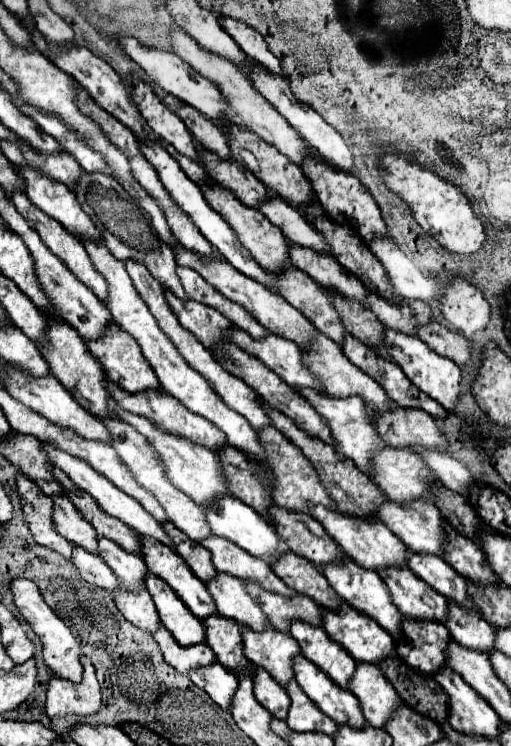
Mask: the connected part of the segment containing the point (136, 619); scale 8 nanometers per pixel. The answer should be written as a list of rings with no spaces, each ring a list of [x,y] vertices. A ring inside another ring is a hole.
[[[119,592],[119,596],[115,596],[115,604],[119,612],[137,628],[149,634],[157,634],[157,630],[161,628],[161,618],[149,592],[139,592],[139,596],[131,592]]]

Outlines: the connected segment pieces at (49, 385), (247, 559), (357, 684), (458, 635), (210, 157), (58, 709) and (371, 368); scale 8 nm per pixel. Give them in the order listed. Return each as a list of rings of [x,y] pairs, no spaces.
[[[9,368],[9,372],[11,372],[11,396],[15,400],[35,410],[37,414],[47,418],[51,424],[61,428],[71,428],[75,434],[79,434],[85,440],[111,444],[111,432],[105,428],[105,424],[99,418],[91,416],[87,410],[83,410],[71,396],[71,392],[55,376],[51,376],[51,380],[27,380],[27,376],[19,376],[19,372],[15,372],[13,368]]]
[[[209,536],[209,540],[203,540],[201,544],[211,552],[211,560],[217,572],[229,574],[239,580],[257,582],[261,588],[287,598],[295,596],[295,592],[287,588],[283,580],[279,580],[279,576],[275,576],[275,572],[265,560],[255,560],[253,556],[247,556],[247,552],[243,552],[237,544],[231,544],[229,540],[217,536]]]
[[[357,664],[357,672],[351,678],[351,692],[359,698],[365,720],[375,728],[385,728],[401,706],[393,684],[375,664]]]
[[[449,602],[449,608],[451,620],[447,620],[447,628],[457,644],[479,652],[495,650],[495,628],[491,624],[487,624],[477,612],[457,608],[457,604]]]
[[[203,152],[203,164],[207,164],[209,176],[223,188],[231,190],[245,206],[259,208],[259,202],[265,202],[271,194],[263,182],[259,182],[253,172],[247,172],[235,160],[217,160],[215,154]]]
[[[83,656],[83,684],[71,684],[67,680],[51,678],[47,690],[47,716],[65,718],[65,716],[93,716],[101,710],[101,690],[95,678],[93,664]]]
[[[347,336],[347,342],[343,342],[343,354],[345,354],[357,368],[361,368],[361,370],[363,370],[365,374],[369,374],[373,380],[377,380],[377,382],[385,388],[387,396],[391,396],[391,400],[393,400],[397,406],[401,406],[401,408],[421,408],[421,410],[425,410],[427,414],[431,414],[433,418],[437,418],[437,420],[445,420],[445,418],[447,418],[447,410],[445,410],[441,404],[437,404],[433,398],[429,398],[425,392],[421,392],[421,390],[403,374],[403,370],[401,370],[397,364],[393,364],[393,362],[381,358],[379,354],[371,352],[371,348],[367,348],[361,340],[355,340],[353,336]]]

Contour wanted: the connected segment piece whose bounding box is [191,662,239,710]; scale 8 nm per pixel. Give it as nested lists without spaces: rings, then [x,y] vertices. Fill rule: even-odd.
[[[219,662],[211,664],[211,668],[199,668],[195,676],[191,676],[193,684],[205,690],[215,704],[219,704],[223,710],[231,708],[235,690],[239,686],[237,676],[231,676],[227,668],[223,668]]]

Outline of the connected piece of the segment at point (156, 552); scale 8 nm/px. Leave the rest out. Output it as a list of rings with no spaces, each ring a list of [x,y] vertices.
[[[141,538],[141,544],[143,560],[149,572],[167,582],[199,620],[217,614],[215,602],[207,586],[201,580],[197,580],[197,576],[191,572],[191,568],[177,552],[171,552],[171,548],[163,548],[163,544],[155,544],[155,540]]]

